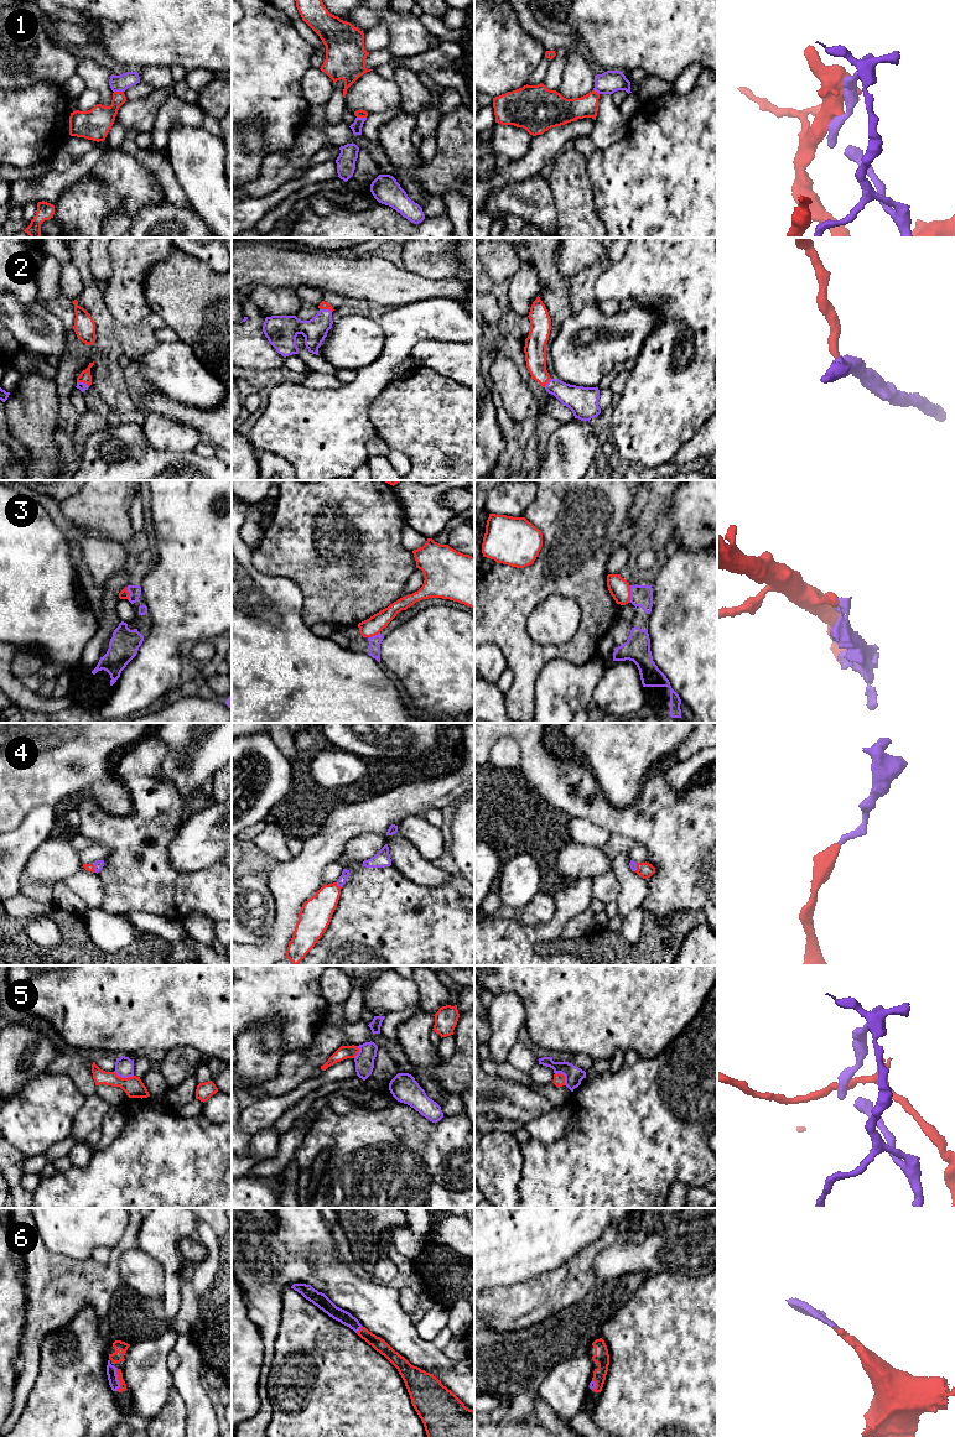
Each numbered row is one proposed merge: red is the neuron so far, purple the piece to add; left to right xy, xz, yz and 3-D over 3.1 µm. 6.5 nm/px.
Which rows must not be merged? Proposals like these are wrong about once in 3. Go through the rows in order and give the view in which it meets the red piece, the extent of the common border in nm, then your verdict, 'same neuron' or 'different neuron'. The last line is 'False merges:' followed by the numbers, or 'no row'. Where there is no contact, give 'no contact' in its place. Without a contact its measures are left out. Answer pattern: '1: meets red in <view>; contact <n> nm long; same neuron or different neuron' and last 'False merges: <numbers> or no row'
1: meets red in xy; contact 60 nm long; different neuron
2: meets red in xz; contact 80 nm long; same neuron
3: meets red in yz; contact 110 nm long; different neuron
4: meets red in xz; contact 50 nm long; same neuron
5: meets red in xy; contact 130 nm long; different neuron
6: meets red in xy; contact 150 nm long; same neuron
False merges: 1, 3, 5

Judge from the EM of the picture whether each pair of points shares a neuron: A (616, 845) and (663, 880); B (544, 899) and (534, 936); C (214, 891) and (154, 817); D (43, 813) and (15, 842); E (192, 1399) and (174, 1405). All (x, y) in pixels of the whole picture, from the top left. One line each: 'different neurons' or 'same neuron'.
A: different neurons
B: different neurons
C: same neuron
D: same neuron
E: different neurons

